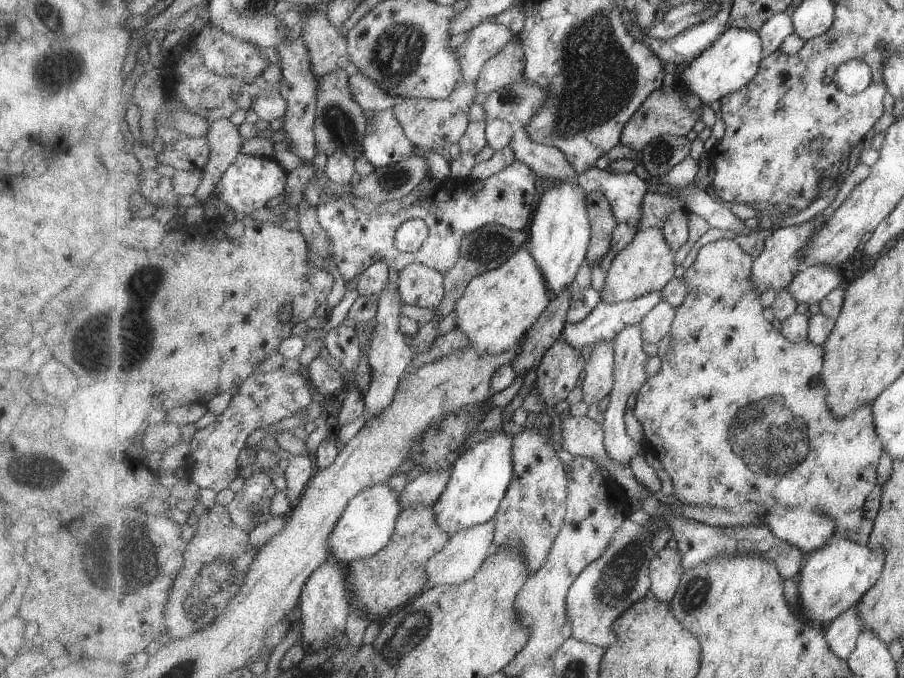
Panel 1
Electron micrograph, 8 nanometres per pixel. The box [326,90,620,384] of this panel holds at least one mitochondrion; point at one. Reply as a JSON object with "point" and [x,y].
{"point":[483,247]}

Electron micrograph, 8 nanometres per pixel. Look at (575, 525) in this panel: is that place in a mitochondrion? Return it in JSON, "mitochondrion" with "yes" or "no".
{"mitochondrion":"no"}

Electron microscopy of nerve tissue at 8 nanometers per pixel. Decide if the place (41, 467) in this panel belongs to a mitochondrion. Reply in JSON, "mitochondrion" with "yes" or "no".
{"mitochondrion":"yes"}

